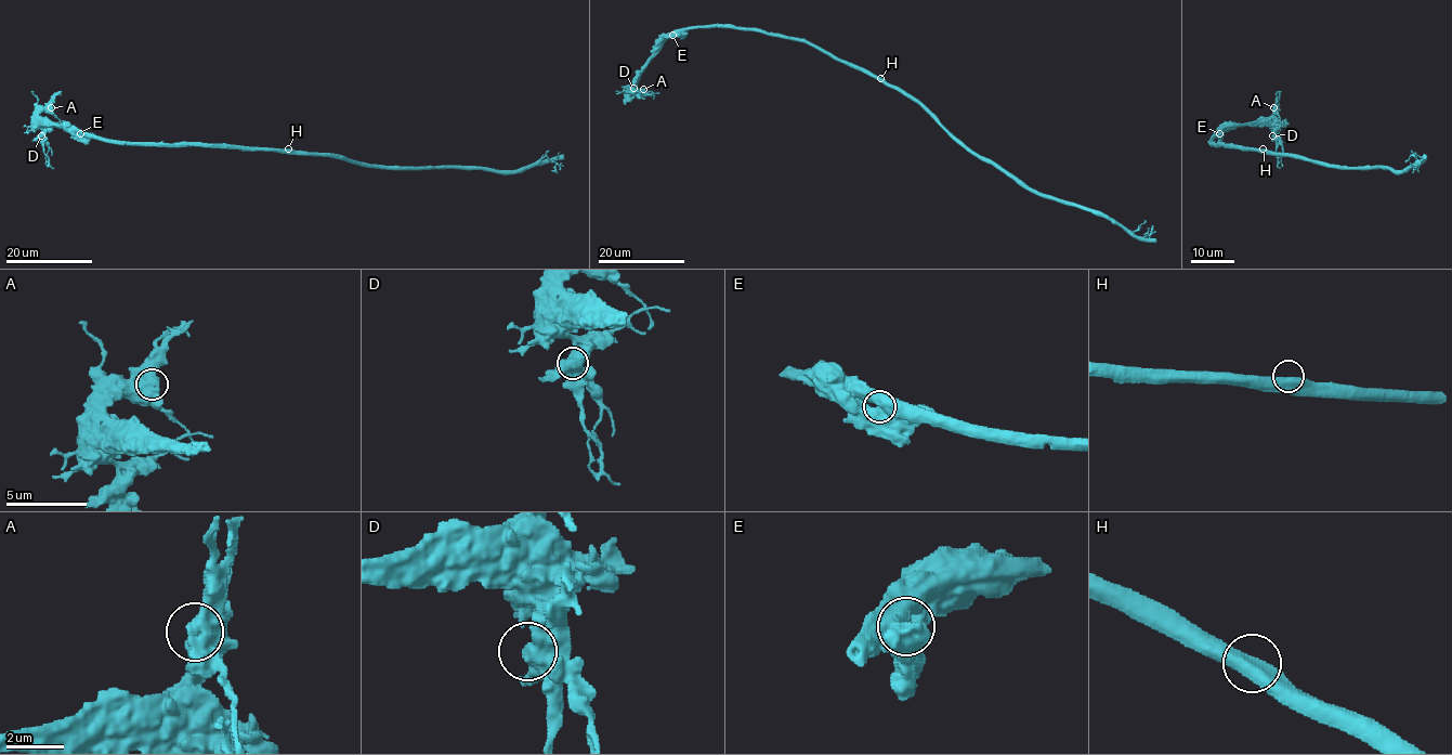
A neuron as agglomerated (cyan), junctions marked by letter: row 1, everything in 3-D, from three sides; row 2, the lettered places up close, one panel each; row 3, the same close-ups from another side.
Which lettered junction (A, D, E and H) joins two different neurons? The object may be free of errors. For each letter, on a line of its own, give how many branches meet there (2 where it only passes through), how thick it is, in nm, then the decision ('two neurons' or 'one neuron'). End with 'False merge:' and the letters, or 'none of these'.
A: 1 | 1050 nm | one neuron
D: 1 | 850 nm | one neuron
E: 1 | 1100 nm | two neurons
H: 2 | 500 nm | one neuron
False merge: E

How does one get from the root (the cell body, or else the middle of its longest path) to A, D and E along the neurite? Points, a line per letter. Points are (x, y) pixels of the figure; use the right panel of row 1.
A: (1264, 153), (1217, 145), (1212, 141), (1225, 127), (1265, 121), (1273, 107)
D: (1264, 153), (1217, 145), (1212, 141), (1225, 127), (1240, 125), (1270, 125), (1274, 130), (1272, 135)
E: (1264, 153), (1214, 144), (1212, 141), (1220, 133)

